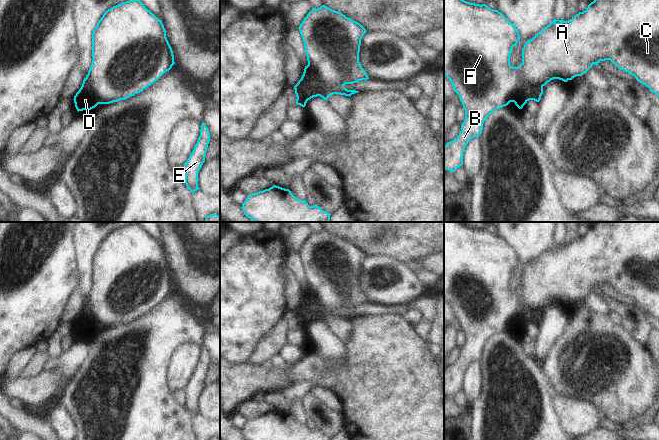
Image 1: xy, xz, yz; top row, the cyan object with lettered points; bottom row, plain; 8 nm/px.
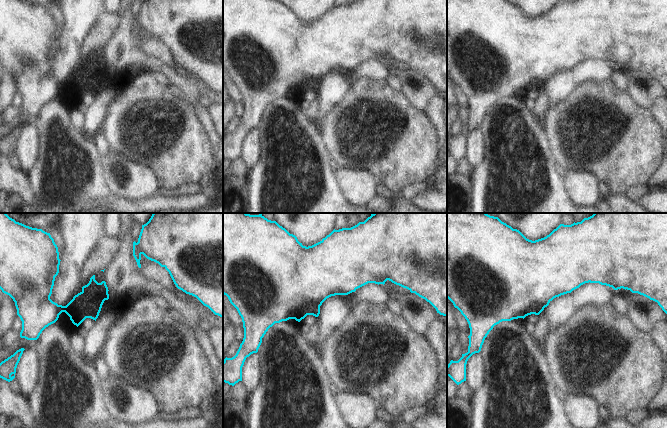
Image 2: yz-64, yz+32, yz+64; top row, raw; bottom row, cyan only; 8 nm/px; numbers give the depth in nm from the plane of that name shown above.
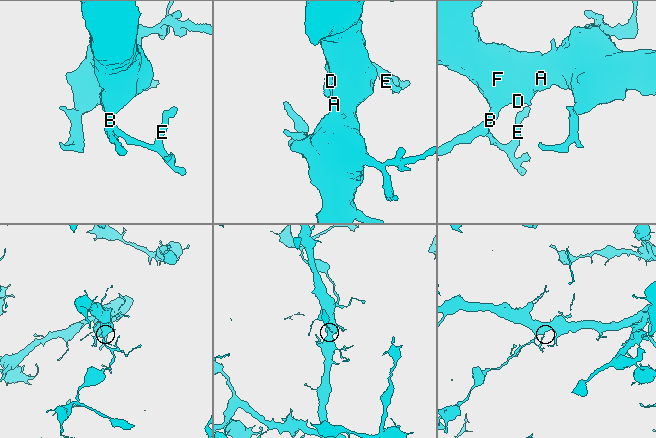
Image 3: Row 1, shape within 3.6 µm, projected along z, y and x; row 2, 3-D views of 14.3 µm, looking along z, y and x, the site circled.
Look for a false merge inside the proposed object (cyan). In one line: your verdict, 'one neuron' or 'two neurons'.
one neuron

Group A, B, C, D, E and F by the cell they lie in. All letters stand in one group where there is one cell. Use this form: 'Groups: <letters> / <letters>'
Groups: A B C D E F

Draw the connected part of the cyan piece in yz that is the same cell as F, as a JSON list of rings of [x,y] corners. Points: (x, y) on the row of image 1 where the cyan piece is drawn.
[[[444,0],[444,75],[450,80],[465,110],[465,120],[459,135],[444,146],[444,171],[455,172],[463,165],[466,145],[472,138],[480,136],[483,123],[492,112],[510,102],[514,102],[519,109],[529,100],[539,102],[543,87],[548,82],[553,79],[567,82],[582,76],[593,64],[598,66],[600,61],[610,60],[659,96],[659,0],[594,0],[585,11],[579,12],[572,19],[554,19],[535,34],[522,49],[522,63],[512,67],[510,55],[519,39],[515,24],[498,10],[465,0]]]

